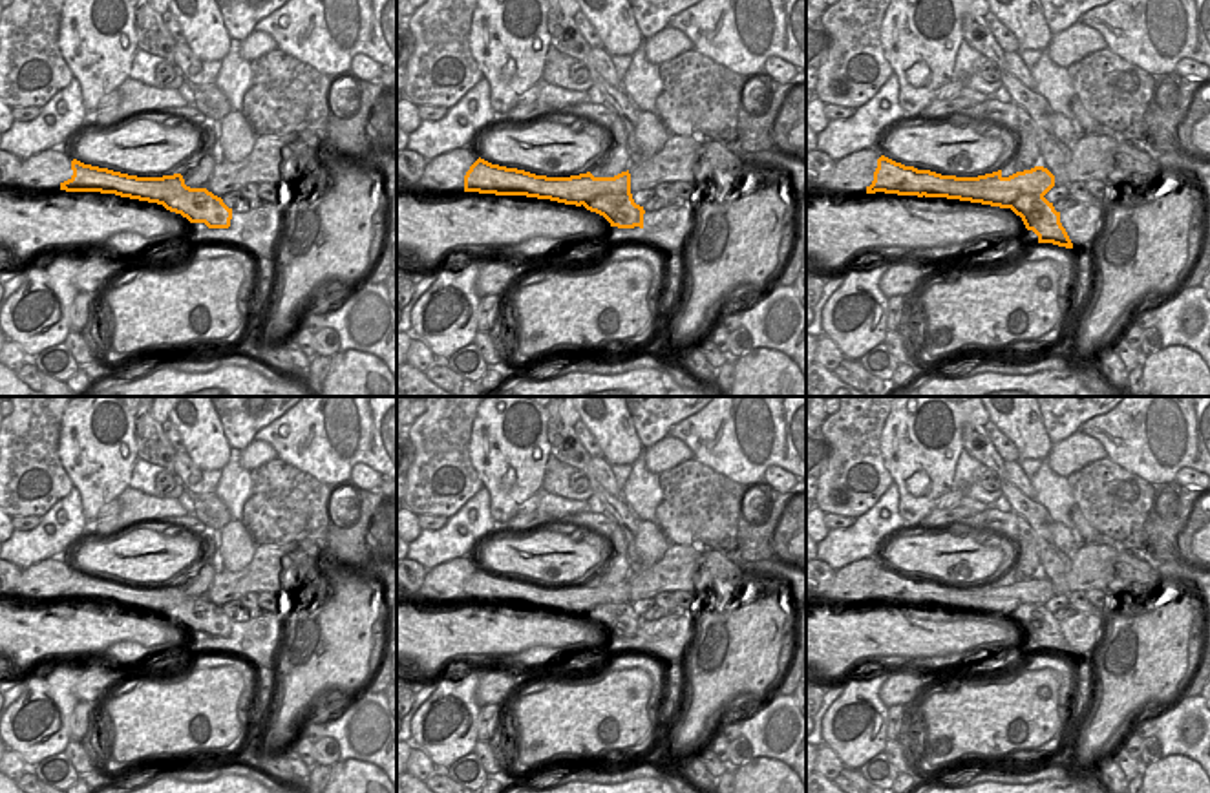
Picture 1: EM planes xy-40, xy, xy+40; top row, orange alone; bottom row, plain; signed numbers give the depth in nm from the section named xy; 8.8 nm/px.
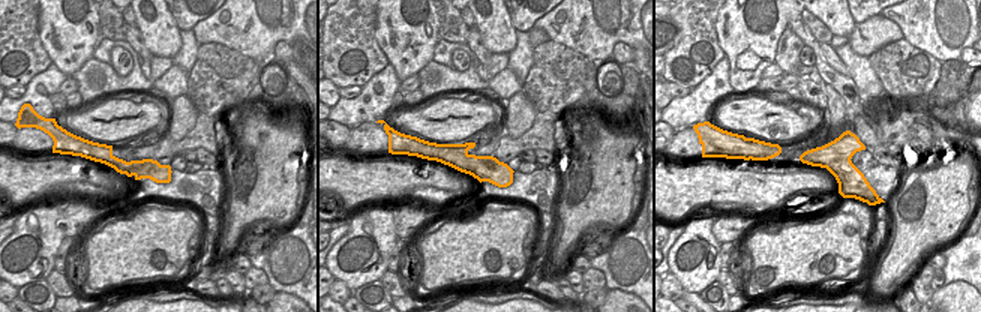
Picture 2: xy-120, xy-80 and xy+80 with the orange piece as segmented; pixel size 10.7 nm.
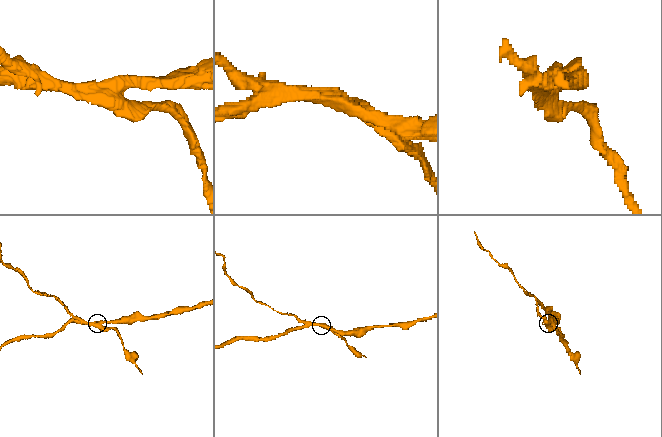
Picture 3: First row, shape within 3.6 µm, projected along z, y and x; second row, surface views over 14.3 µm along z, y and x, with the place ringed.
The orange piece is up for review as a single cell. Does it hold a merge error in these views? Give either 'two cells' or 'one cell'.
two cells

